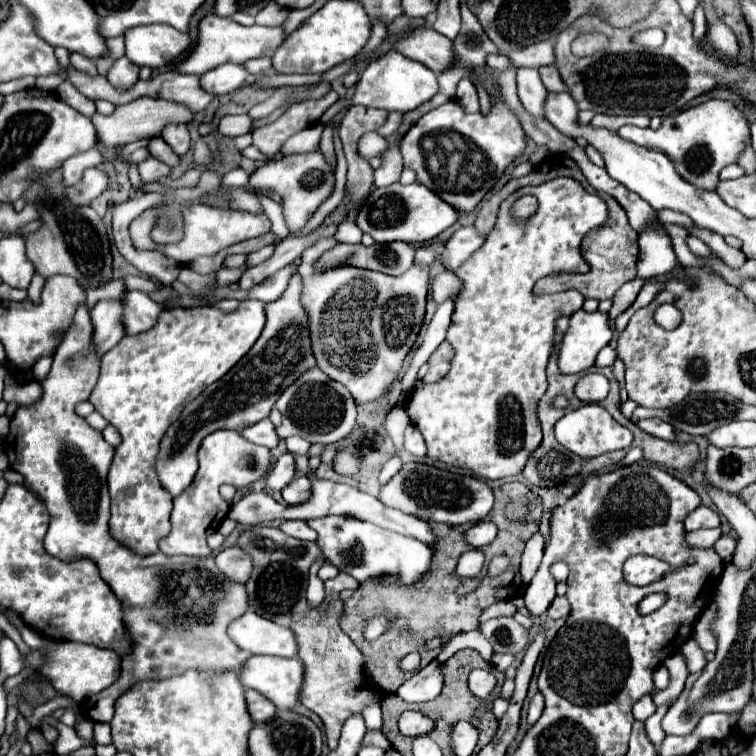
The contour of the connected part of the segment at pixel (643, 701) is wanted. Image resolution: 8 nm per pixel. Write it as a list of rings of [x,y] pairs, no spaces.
[[[650,694],[644,696],[644,698],[640,698],[640,700],[634,704],[634,718],[640,720],[640,722],[646,722],[654,712],[656,712],[656,706],[654,706]]]

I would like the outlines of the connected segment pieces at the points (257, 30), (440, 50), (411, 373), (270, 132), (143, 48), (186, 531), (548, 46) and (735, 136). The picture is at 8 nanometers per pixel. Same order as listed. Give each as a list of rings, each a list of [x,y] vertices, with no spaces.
[[[214,14],[202,18],[198,22],[198,44],[190,50],[190,54],[174,68],[180,74],[204,74],[206,70],[226,64],[226,62],[234,62],[234,64],[242,64],[250,58],[258,58],[266,48],[276,50],[282,44],[284,32],[282,28],[266,28],[266,26],[242,26],[230,18],[218,18]]]
[[[426,26],[408,32],[404,38],[394,42],[394,48],[406,58],[422,62],[436,74],[444,72],[452,62],[452,40]]]
[[[450,300],[438,306],[438,310],[436,310],[436,314],[434,314],[434,318],[432,318],[432,322],[430,322],[430,326],[428,326],[428,330],[426,330],[424,344],[416,350],[414,360],[412,360],[412,364],[410,364],[410,370],[406,370],[406,374],[404,374],[404,378],[402,378],[402,384],[404,384],[402,390],[404,390],[404,392],[414,384],[418,368],[430,358],[430,354],[432,354],[432,352],[440,346],[440,342],[446,338],[446,330],[448,330],[448,326],[450,326],[452,310],[454,310],[454,304],[452,304]]]
[[[318,100],[318,102],[302,102],[290,106],[278,120],[252,130],[252,146],[256,146],[266,158],[274,158],[284,142],[296,132],[314,126],[320,122],[320,116],[334,104],[336,100]]]
[[[168,24],[134,26],[124,32],[126,56],[138,66],[160,68],[174,62],[188,46],[188,34]]]
[[[218,430],[208,434],[198,450],[198,460],[200,468],[196,472],[196,478],[178,498],[174,498],[172,530],[166,538],[160,540],[160,550],[166,556],[184,554],[184,556],[210,558],[212,550],[208,548],[206,538],[212,532],[216,532],[216,528],[222,522],[222,500],[218,488],[222,484],[232,484],[234,488],[246,488],[256,480],[264,478],[272,466],[272,456],[266,446],[252,444],[234,430]]]
[[[540,42],[516,52],[510,52],[508,58],[516,66],[530,66],[530,68],[540,68],[540,66],[550,66],[554,64],[554,44],[552,42]]]
[[[708,100],[698,106],[686,108],[674,116],[666,116],[658,130],[622,126],[618,134],[622,134],[622,138],[630,142],[636,142],[638,146],[666,154],[672,160],[676,172],[682,176],[682,180],[702,190],[714,192],[718,186],[720,170],[736,162],[738,154],[742,152],[742,142],[746,142],[746,138],[750,136],[750,128],[734,102]]]

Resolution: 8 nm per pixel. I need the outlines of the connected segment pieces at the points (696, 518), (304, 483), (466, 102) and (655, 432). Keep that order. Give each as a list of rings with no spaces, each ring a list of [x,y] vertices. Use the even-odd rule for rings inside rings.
[[[698,506],[694,512],[690,512],[684,520],[684,528],[688,532],[700,530],[700,528],[718,528],[720,526],[720,518],[714,510],[706,508],[706,506]]]
[[[296,476],[284,490],[282,490],[282,498],[286,500],[286,504],[298,504],[304,502],[310,496],[310,482],[306,476]]]
[[[462,78],[462,80],[460,80],[456,98],[458,98],[458,102],[462,102],[462,108],[464,108],[466,112],[476,112],[476,110],[480,110],[476,88],[474,88],[474,84],[472,84],[468,78]]]
[[[660,418],[636,420],[634,424],[636,424],[640,430],[644,430],[646,434],[654,436],[654,438],[660,438],[660,440],[666,440],[666,442],[676,442],[676,430],[674,430],[674,426],[666,424],[666,422],[660,420]]]

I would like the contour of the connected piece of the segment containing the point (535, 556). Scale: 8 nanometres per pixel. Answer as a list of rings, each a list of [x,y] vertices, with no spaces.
[[[536,532],[528,542],[526,548],[522,552],[522,564],[520,564],[520,574],[522,574],[522,582],[528,584],[530,578],[534,576],[534,572],[540,566],[542,560],[542,550],[544,550],[544,538],[542,532]]]

